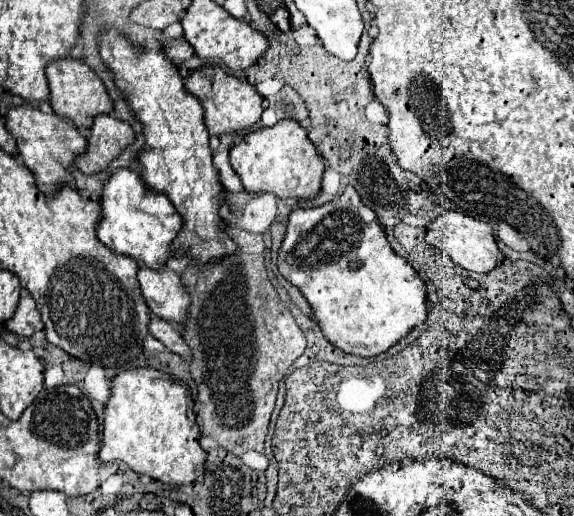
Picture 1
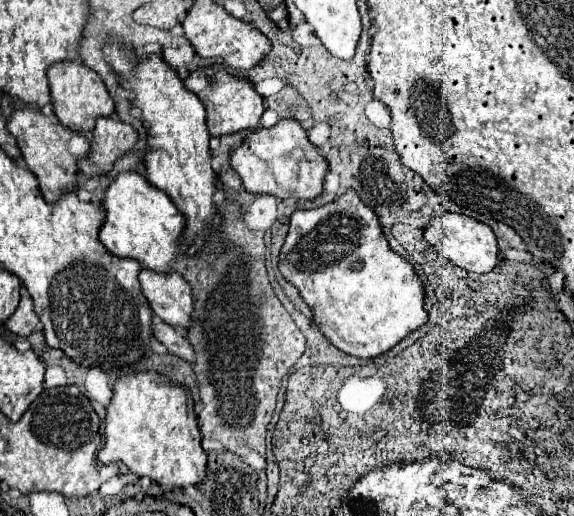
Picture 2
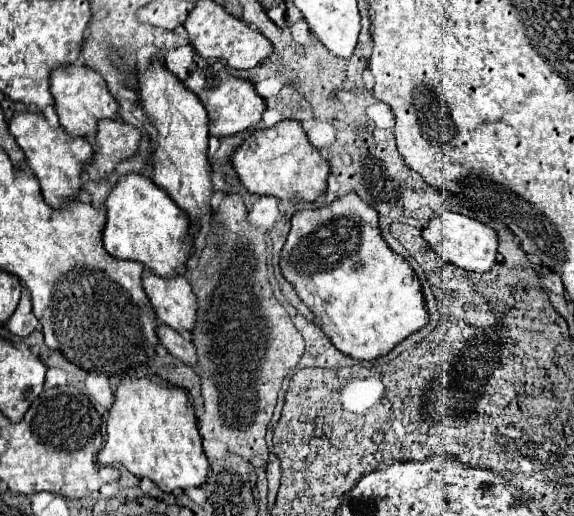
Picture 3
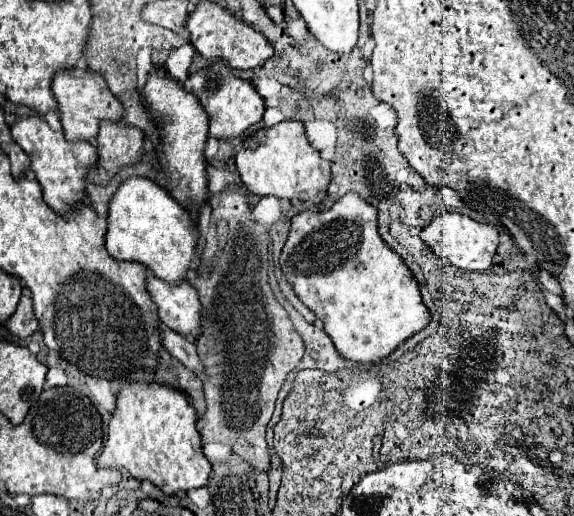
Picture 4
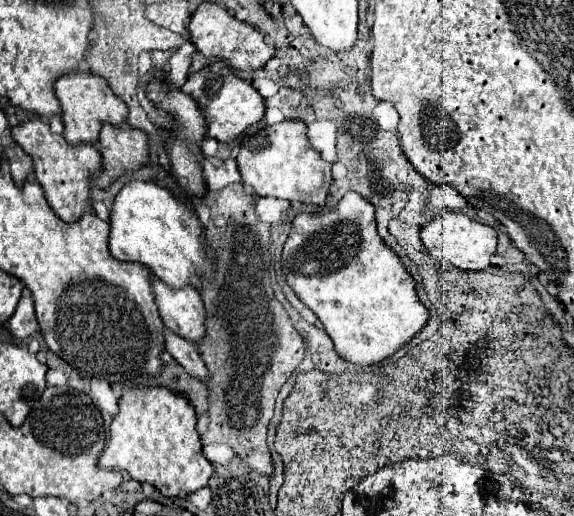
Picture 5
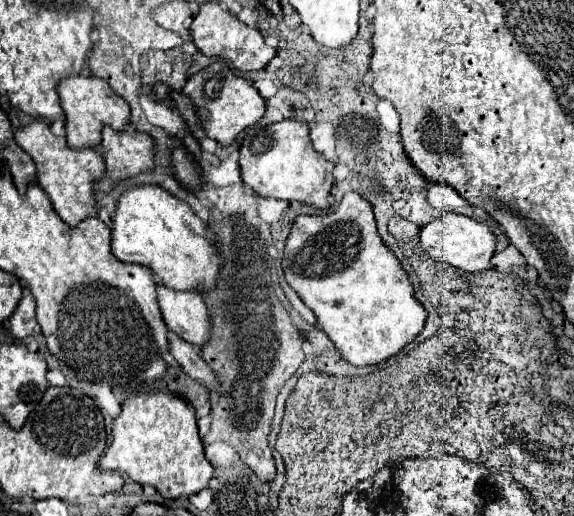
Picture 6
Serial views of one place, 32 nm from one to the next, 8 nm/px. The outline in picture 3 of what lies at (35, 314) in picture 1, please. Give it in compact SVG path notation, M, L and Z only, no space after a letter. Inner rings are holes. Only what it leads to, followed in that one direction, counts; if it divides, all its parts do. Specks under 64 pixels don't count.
M22 288L20 304L18 304L14 316L6 322L6 326L12 334L22 336L22 338L26 338L30 332L34 332L38 328L38 318L32 312L32 300L30 300L30 294L26 288Z

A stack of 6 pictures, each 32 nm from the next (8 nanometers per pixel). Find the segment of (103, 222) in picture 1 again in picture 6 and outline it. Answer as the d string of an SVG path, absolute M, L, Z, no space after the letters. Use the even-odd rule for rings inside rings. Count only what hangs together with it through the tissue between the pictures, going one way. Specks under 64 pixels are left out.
M136 184L118 198L112 216L112 254L122 262L148 266L174 290L212 288L222 264L210 228L184 200L156 184Z

